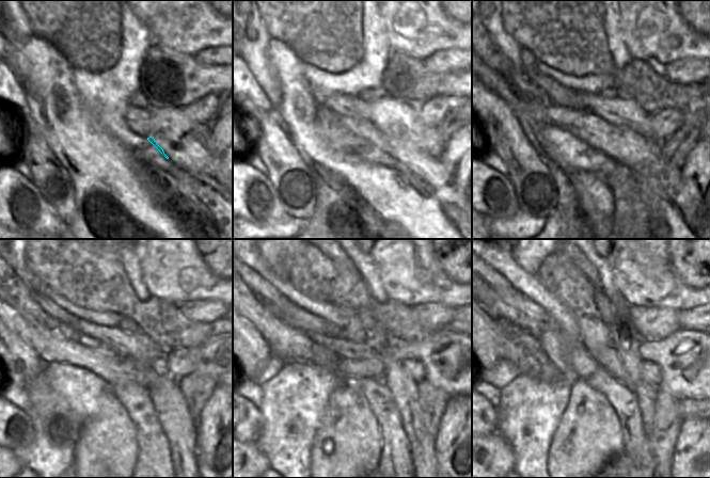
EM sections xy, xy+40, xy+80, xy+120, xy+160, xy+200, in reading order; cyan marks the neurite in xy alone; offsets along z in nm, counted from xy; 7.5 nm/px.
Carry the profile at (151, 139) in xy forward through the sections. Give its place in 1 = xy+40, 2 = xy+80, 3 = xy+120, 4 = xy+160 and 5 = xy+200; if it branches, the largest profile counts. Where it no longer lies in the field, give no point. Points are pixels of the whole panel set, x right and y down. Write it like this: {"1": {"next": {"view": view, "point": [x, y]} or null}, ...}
{"1": {"next": {"view": "xy+40", "point": [432, 171]}}, "2": {"next": {"view": "xy+80", "point": [619, 143]}}, "3": {"next": {"view": "xy+120", "point": [50, 346]}}, "4": {"next": {"view": "xy+160", "point": [289, 345]}}, "5": {"next": {"view": "xy+200", "point": [493, 295]}}}

